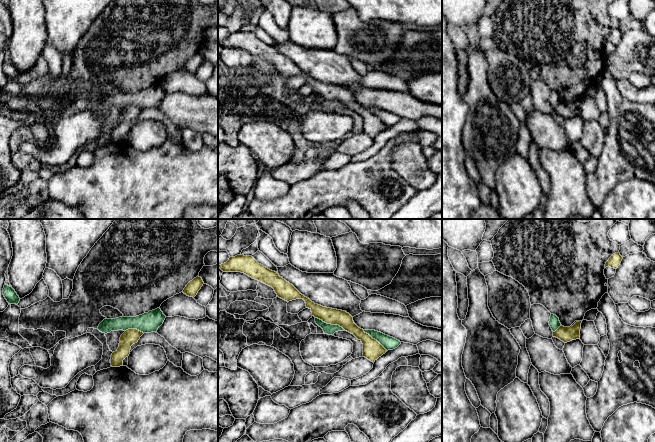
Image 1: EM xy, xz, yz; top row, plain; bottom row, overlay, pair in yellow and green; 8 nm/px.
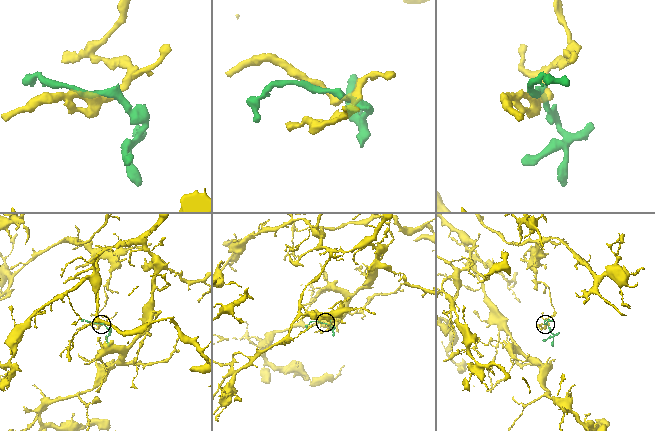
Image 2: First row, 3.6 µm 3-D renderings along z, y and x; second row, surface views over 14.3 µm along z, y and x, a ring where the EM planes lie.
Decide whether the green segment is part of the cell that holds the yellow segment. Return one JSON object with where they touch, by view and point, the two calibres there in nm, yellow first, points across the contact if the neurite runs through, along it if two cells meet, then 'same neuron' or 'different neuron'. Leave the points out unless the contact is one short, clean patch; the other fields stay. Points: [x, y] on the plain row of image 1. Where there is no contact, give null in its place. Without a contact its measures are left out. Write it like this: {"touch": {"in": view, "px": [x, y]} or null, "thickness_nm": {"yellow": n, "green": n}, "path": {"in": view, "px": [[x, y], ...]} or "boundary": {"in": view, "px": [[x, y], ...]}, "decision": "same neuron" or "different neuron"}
{"touch": {"in": "xz", "px": [330, 99]}, "thickness_nm": {"yellow": 130, "green": 90}, "decision": "different neuron"}

